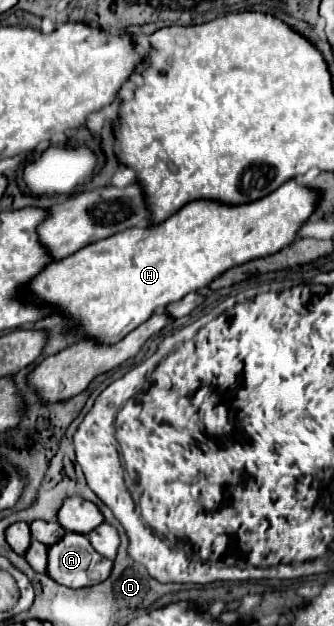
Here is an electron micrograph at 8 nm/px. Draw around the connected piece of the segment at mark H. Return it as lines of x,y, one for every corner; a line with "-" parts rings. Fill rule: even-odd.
296,179
242,207
196,199
162,223
132,227
50,263
34,277
28,295
34,295
38,303
56,305
86,337
112,345
156,311
164,311
166,303
176,303
192,291
206,289
222,271
288,247
298,239
302,225
312,213
314,195

